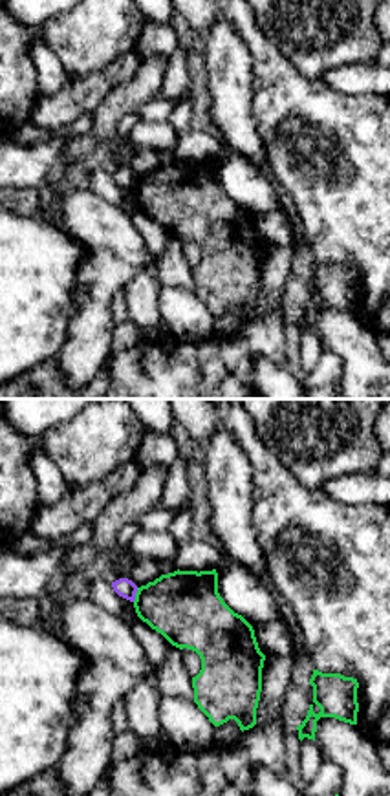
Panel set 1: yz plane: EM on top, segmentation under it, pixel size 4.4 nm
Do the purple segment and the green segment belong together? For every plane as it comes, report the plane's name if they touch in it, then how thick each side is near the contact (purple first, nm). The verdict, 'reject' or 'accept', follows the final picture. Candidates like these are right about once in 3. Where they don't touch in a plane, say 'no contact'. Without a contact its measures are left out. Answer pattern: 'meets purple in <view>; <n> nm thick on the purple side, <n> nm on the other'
meets purple in yz; 90 nm thick on the purple side, 320 nm on the other

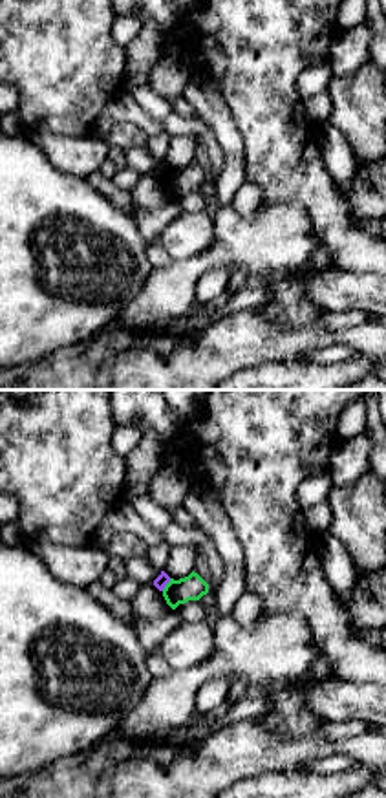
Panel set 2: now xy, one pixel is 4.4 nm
meets purple in xy; 60 nm thick on the purple side, 110 nm on the other

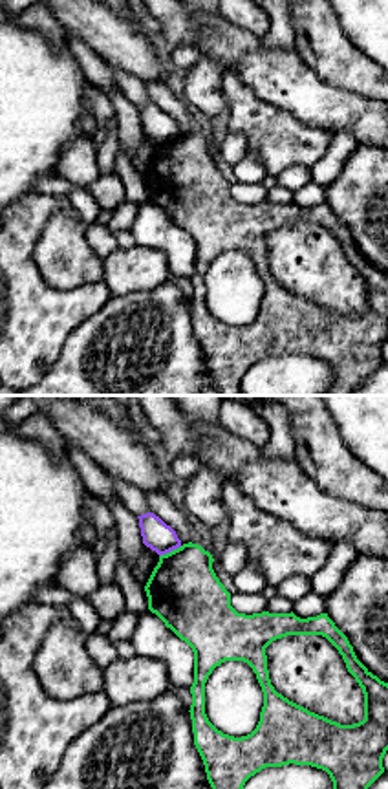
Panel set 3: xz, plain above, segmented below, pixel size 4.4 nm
meets purple in xz; 130 nm thick on the purple side, 320 nm on the other

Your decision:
reject

